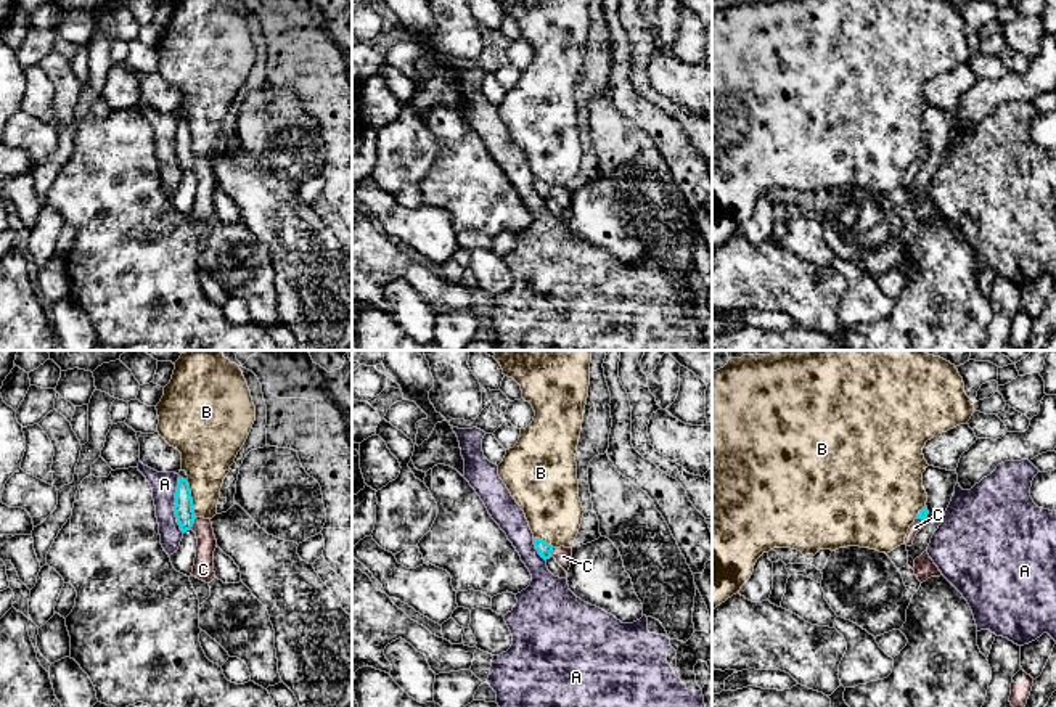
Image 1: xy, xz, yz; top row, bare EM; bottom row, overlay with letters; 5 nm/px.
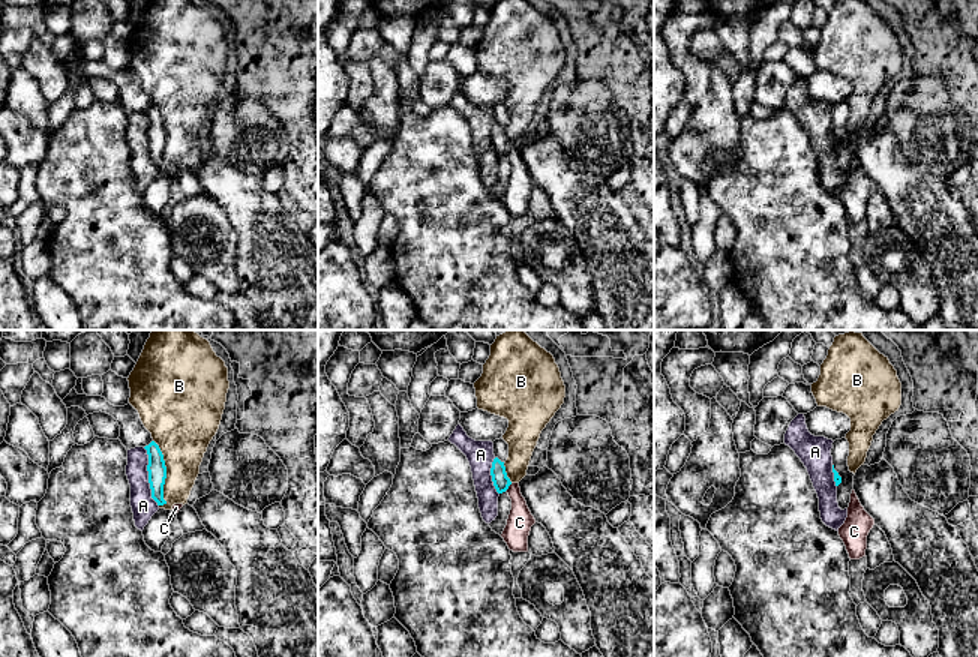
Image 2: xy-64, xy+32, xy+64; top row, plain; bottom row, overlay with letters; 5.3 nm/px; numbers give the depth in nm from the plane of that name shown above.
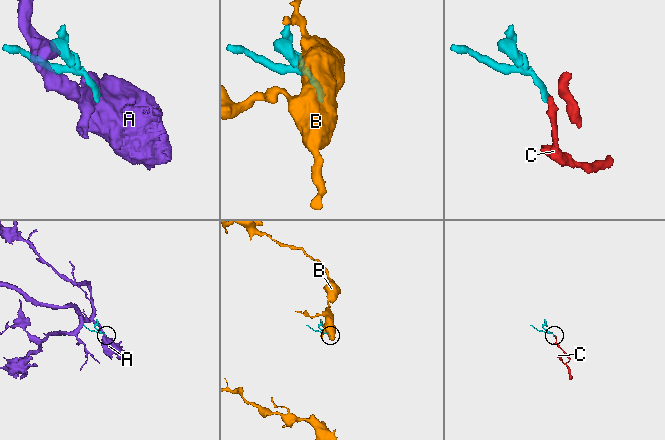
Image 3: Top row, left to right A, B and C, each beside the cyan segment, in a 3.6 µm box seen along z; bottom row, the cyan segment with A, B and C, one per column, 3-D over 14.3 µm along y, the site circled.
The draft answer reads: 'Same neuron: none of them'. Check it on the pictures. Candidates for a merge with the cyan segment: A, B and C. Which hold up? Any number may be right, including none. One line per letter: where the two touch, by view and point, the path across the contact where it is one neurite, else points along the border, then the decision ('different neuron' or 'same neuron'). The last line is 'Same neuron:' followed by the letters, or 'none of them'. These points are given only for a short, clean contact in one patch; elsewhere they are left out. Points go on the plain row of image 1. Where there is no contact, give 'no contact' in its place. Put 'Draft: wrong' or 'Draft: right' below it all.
A: contact xy (176, 145); border xy (179, 116), (174, 156), (184, 172); different neuron
B: contact xy (192, 138); different neuron
C: contact xy (193, 163); way xy (185, 156), (193, 163), (204, 174), (203, 209); same neuron
Same neuron: C
Draft: wrong

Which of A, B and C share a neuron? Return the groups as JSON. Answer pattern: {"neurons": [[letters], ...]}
{"neurons": [["A"], ["B"], ["C"]]}

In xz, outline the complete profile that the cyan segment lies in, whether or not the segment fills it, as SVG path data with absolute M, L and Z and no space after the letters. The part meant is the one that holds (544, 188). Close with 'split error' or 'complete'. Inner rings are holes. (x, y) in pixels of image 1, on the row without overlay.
M534 178L535 190L538 194L546 201L551 196L556 199L556 202L567 212L572 201L572 188L553 188L546 182L540 178Z; split error

